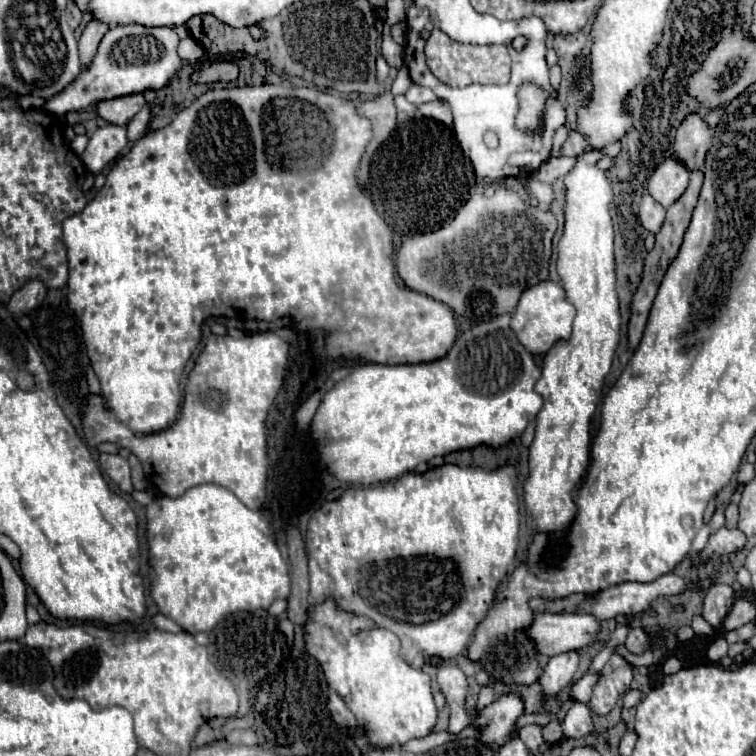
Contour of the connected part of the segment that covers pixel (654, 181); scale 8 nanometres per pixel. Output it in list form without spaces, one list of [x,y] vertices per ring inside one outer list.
[[[672,155],[670,159],[666,159],[664,163],[660,163],[656,167],[656,171],[650,177],[648,183],[648,193],[662,205],[662,207],[670,207],[672,203],[676,203],[682,193],[688,187],[688,177],[690,171]]]

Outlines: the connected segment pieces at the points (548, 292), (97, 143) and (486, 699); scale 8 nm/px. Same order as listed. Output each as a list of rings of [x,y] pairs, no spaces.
[[[542,281],[538,287],[530,287],[522,293],[522,299],[518,307],[512,313],[510,327],[514,327],[520,343],[532,353],[532,355],[544,355],[548,353],[558,341],[570,339],[572,333],[572,321],[574,321],[574,305],[566,299],[566,293],[560,285],[552,281]]]
[[[106,125],[90,137],[88,147],[80,155],[80,159],[92,173],[100,173],[114,163],[114,159],[126,149],[126,145],[126,129],[118,125]]]
[[[490,677],[490,681],[482,687],[482,691],[480,691],[480,695],[478,695],[478,703],[476,703],[476,709],[482,709],[482,707],[486,707],[490,701],[494,699],[494,679]]]

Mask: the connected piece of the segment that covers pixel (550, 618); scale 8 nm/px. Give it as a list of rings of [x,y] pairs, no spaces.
[[[538,613],[526,627],[526,637],[534,643],[538,655],[554,657],[558,653],[588,645],[600,627],[592,615],[550,615]]]

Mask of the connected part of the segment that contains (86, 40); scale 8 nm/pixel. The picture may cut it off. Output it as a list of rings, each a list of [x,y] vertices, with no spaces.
[[[90,19],[90,21],[88,21],[88,25],[86,25],[86,27],[84,27],[84,31],[82,31],[80,47],[78,47],[82,65],[88,65],[88,63],[90,63],[90,59],[96,55],[98,43],[100,43],[100,39],[104,37],[104,33],[106,33],[108,29],[110,29],[110,27],[108,27],[106,23],[98,21],[98,19]]]

